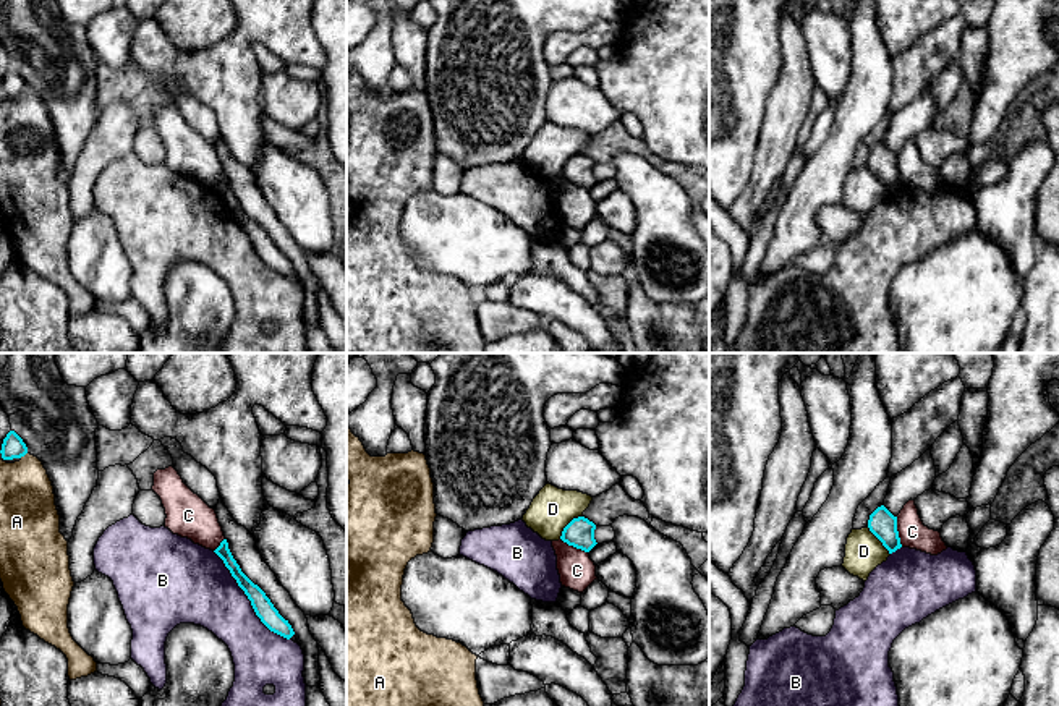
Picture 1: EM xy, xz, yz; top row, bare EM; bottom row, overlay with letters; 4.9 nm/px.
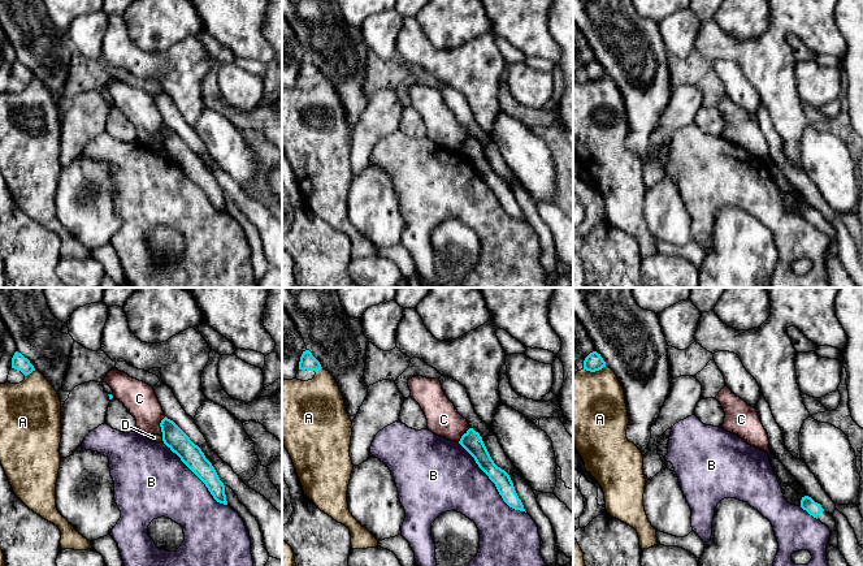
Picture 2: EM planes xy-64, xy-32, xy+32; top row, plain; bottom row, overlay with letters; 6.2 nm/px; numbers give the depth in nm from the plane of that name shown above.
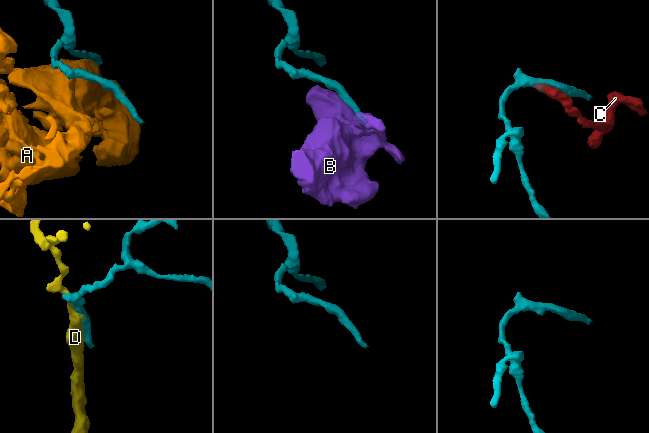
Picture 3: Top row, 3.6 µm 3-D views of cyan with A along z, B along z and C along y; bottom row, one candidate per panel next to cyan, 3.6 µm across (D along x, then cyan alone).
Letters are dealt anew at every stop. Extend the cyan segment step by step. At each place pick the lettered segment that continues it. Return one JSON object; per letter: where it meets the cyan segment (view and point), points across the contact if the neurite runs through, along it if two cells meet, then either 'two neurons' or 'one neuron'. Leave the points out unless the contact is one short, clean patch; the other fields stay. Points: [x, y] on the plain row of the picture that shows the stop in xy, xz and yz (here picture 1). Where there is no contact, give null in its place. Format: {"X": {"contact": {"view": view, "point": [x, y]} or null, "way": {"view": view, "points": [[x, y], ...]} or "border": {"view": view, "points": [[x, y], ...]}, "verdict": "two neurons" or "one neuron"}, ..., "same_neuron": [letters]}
{"A": {"contact": {"view": "xy", "point": [23, 93]}, "verdict": "two neurons"}, "B": {"contact": {"view": "xy", "point": [248, 235]}, "verdict": "one neuron"}, "C": {"contact": {"view": "yz", "point": [897, 169]}, "verdict": "two neurons"}, "D": {"contact": {"view": "xz", "point": [567, 162]}, "verdict": "two neurons"}, "same_neuron": ["B"]}

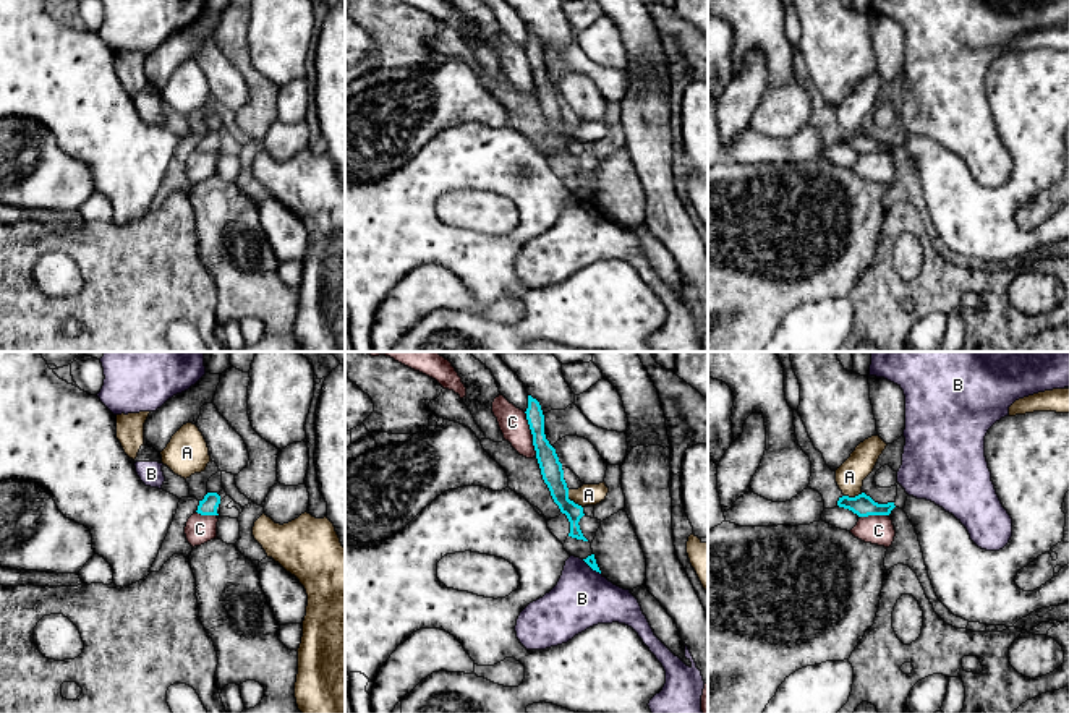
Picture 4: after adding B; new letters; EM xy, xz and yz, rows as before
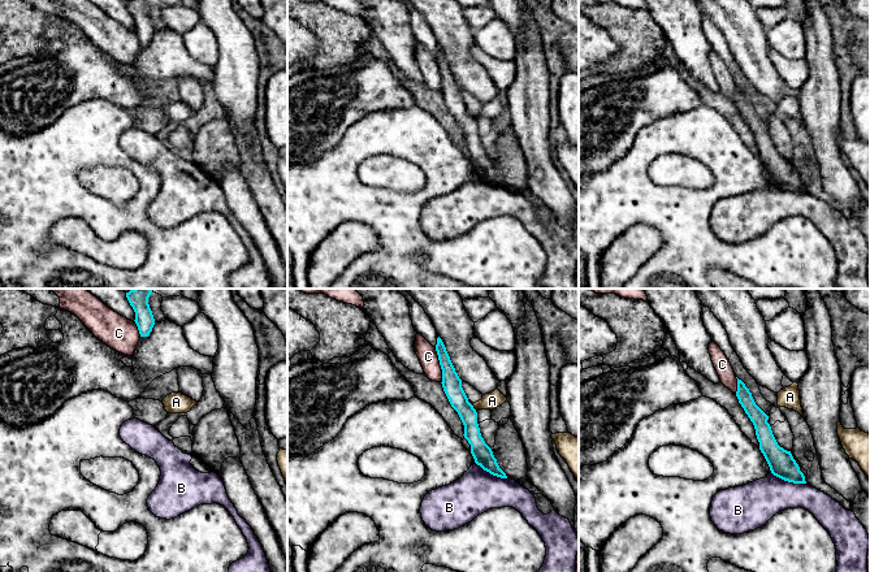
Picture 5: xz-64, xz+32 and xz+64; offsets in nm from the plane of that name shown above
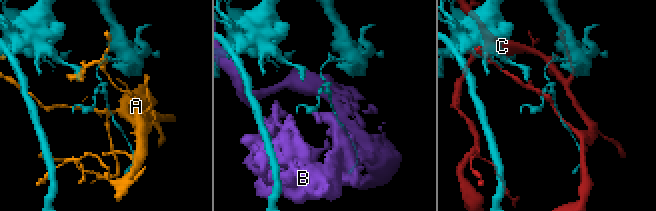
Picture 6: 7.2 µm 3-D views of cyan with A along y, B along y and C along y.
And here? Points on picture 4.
{"A": {"contact": {"view": "xz", "point": [572, 138]}, "verdict": "two neurons"}, "B": {"contact": {"view": "xz", "point": [591, 204]}, "verdict": "two neurons"}, "C": {"contact": {"view": "xz", "point": [532, 70]}, "verdict": "two neurons"}, "same_neuron": []}

